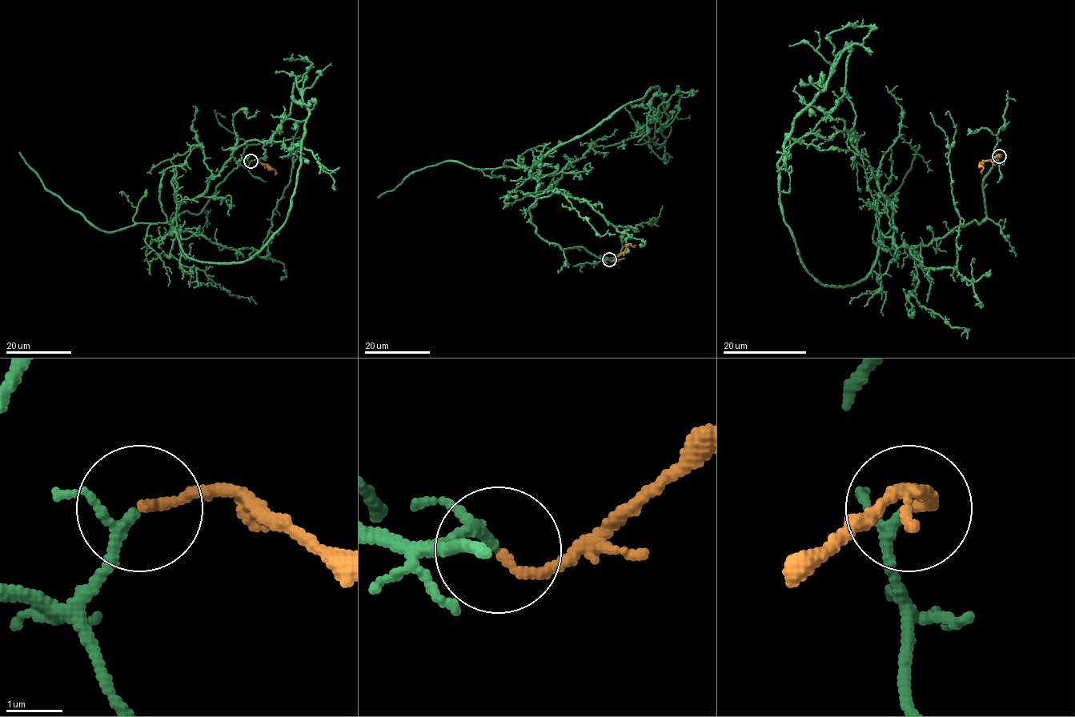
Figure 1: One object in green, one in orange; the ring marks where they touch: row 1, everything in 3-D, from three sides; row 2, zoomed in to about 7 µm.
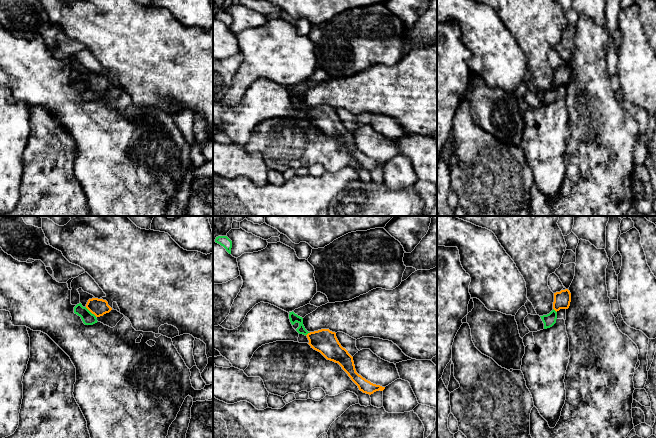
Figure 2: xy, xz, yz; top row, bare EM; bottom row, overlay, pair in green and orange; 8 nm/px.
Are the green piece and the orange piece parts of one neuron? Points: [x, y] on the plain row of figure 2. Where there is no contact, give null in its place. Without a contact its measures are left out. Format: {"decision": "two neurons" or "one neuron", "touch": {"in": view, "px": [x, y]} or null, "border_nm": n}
{"decision": "one neuron", "touch": {"in": "xy", "px": [90, 88]}, "border_nm": 120}

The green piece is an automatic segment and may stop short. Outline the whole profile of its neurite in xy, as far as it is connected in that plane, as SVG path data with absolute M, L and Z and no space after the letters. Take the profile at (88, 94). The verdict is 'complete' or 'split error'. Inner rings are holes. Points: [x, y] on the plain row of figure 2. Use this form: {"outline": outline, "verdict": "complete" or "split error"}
{"outline": "M98 74L89 75L85 83L81 79L74 83L74 89L81 93L85 101L97 99L98 93L109 89L111 86L112 84L106 76Z", "verdict": "split error"}

